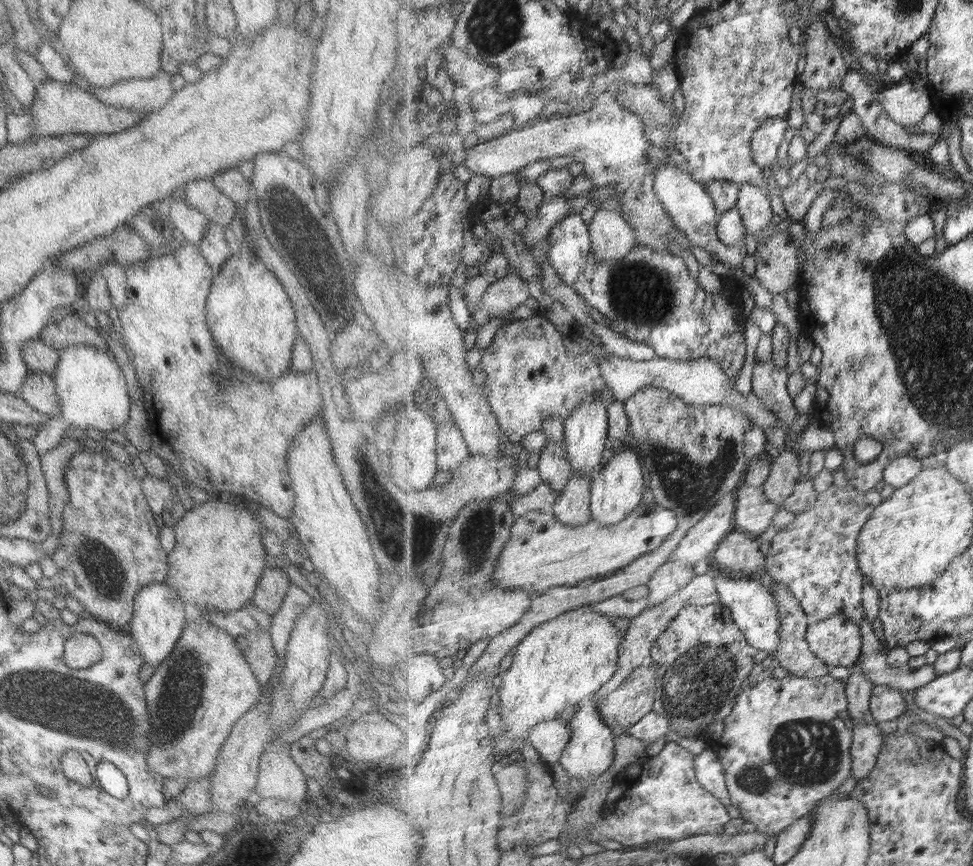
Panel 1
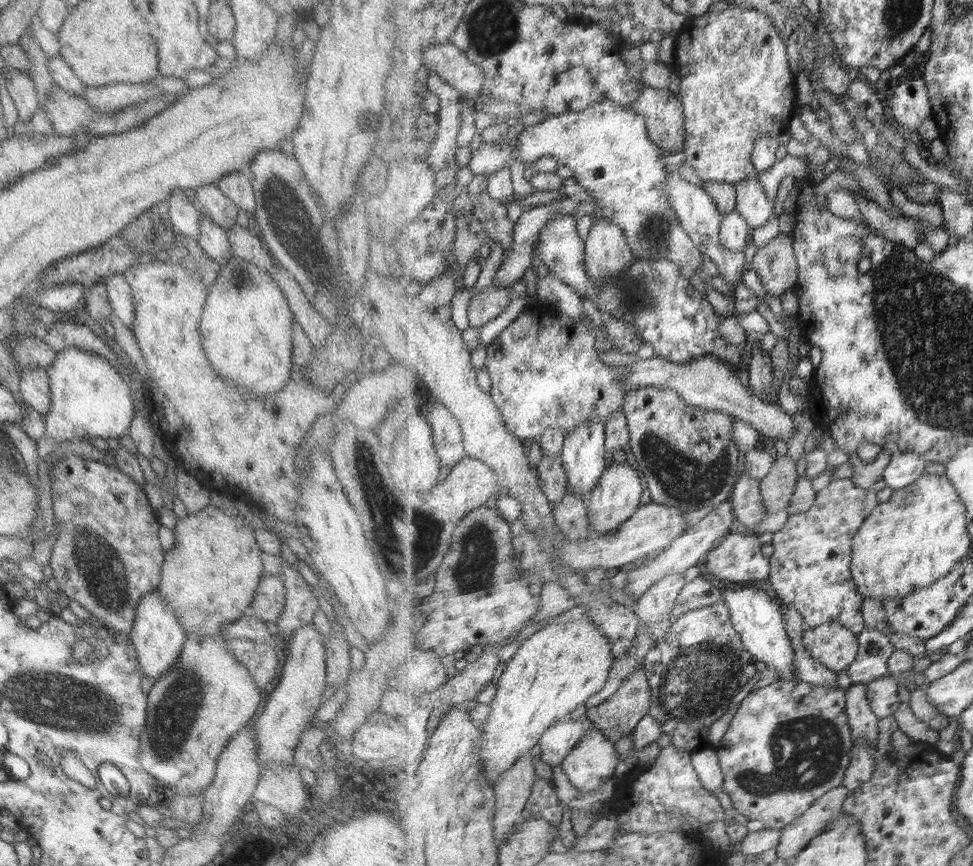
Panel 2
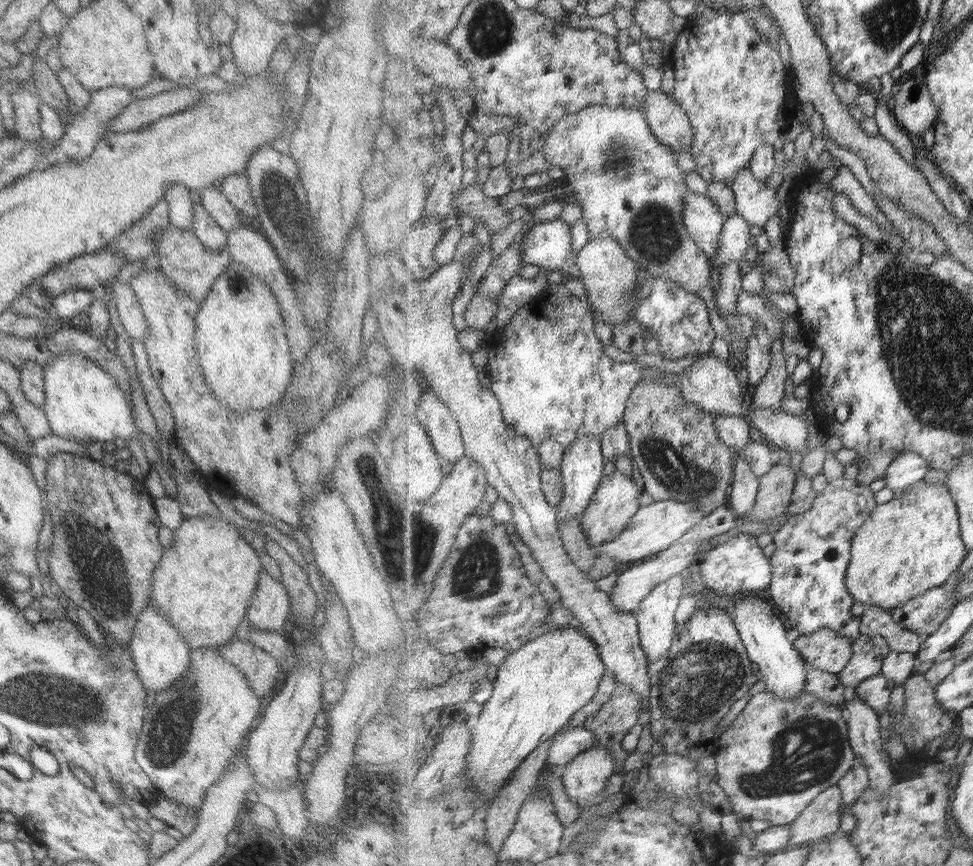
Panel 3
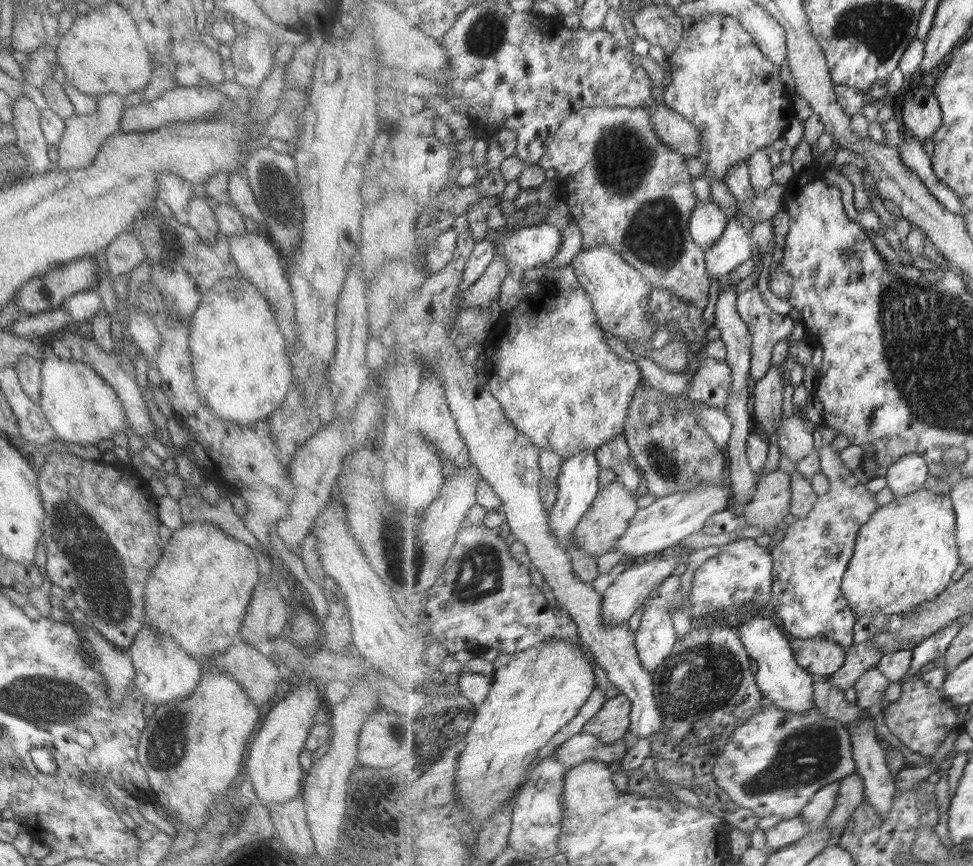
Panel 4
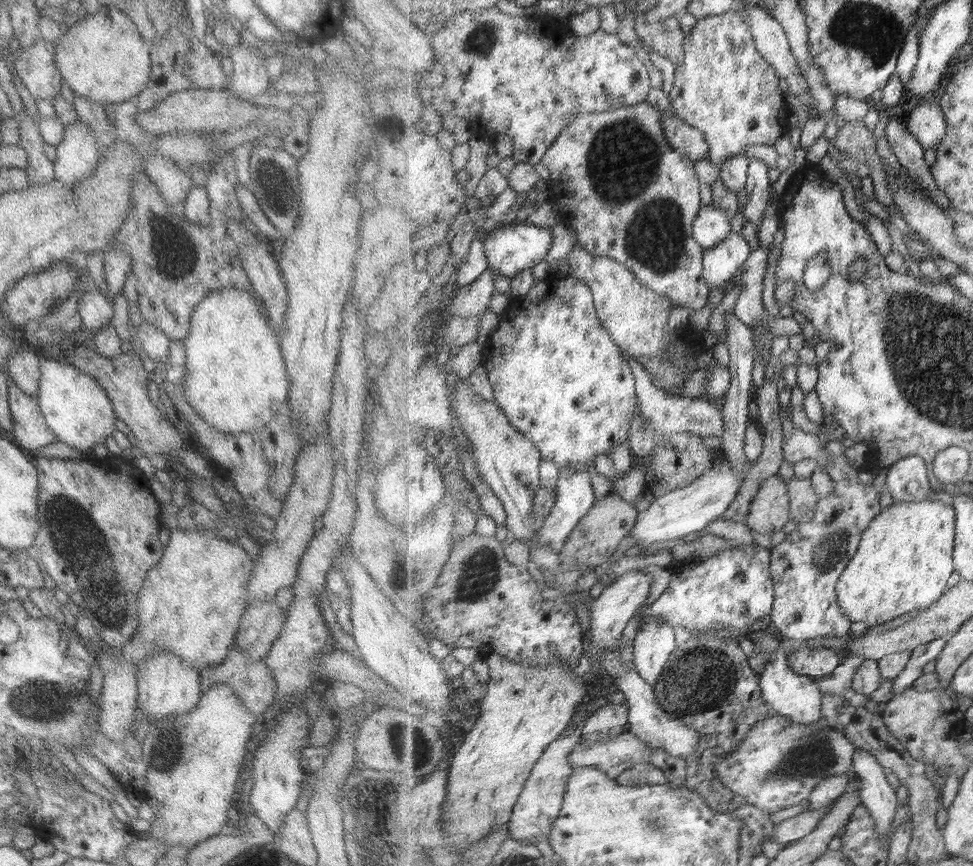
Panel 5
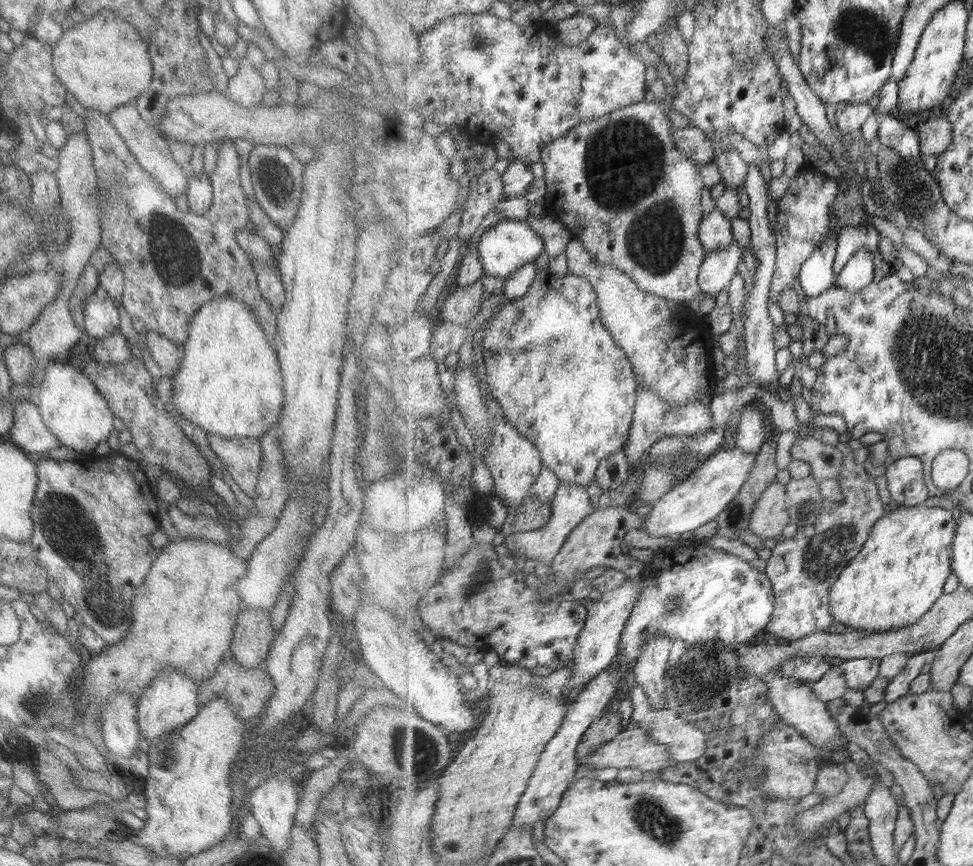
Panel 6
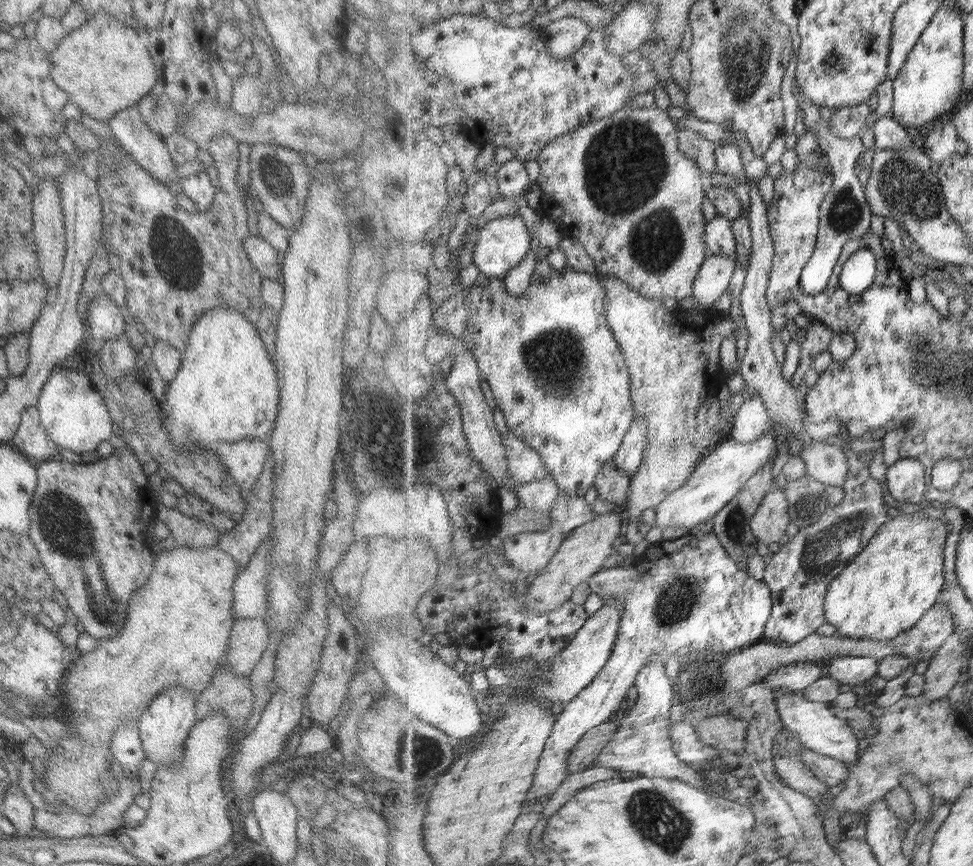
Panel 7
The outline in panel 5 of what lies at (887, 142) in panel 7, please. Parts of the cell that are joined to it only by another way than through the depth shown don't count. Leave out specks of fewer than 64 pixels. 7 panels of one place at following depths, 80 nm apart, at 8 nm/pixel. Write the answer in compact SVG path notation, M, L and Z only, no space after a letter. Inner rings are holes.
M888 120L884 136L887 137L899 162L905 166L911 176L917 178L925 191L936 196L939 206L941 208L952 207L950 198L936 183L932 167L925 162L926 148L909 132L906 123L901 120Z

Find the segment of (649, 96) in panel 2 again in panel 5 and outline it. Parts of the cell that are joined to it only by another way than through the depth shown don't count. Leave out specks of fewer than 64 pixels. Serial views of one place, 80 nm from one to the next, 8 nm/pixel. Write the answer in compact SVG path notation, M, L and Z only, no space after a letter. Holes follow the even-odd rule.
M664 111L661 126L663 126L665 138L676 151L686 154L694 162L708 158L710 146L701 130L683 121L676 113Z

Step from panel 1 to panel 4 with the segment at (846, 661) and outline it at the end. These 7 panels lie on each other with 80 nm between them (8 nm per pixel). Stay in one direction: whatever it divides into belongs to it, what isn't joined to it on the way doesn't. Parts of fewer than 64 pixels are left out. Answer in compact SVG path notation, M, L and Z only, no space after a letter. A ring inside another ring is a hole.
M826 636L811 639L793 639L797 662L815 676L827 676L837 672L844 664L848 651L841 643Z

